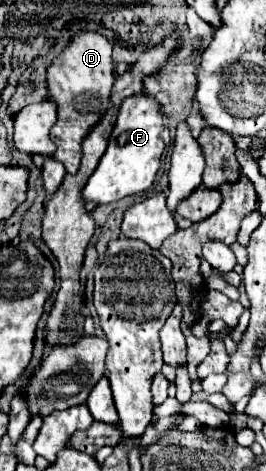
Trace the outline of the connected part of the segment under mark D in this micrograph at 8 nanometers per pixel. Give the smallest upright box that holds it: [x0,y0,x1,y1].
[48,31,114,173]

